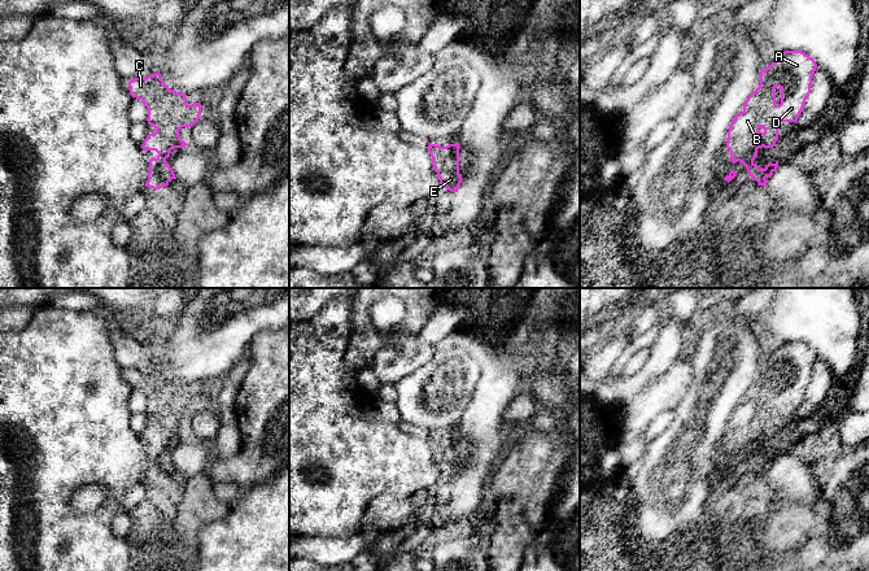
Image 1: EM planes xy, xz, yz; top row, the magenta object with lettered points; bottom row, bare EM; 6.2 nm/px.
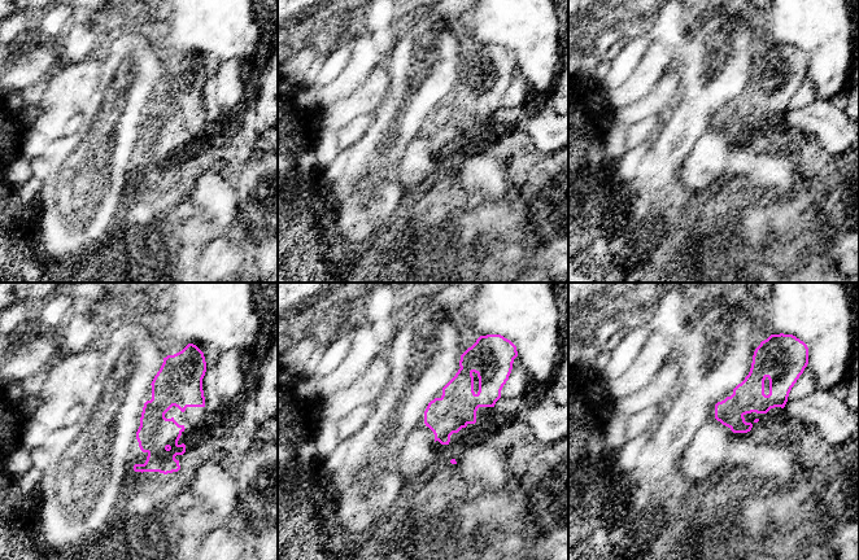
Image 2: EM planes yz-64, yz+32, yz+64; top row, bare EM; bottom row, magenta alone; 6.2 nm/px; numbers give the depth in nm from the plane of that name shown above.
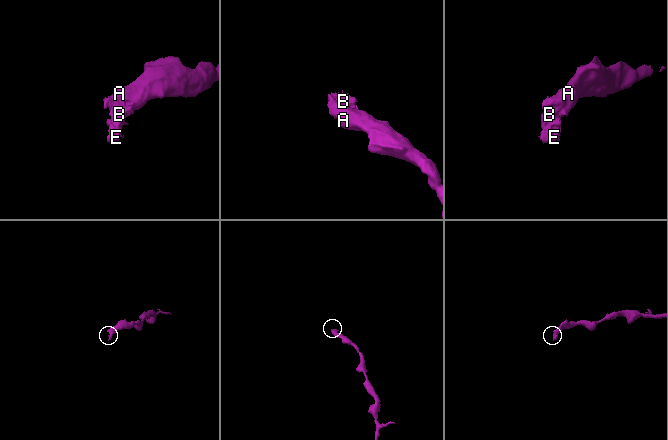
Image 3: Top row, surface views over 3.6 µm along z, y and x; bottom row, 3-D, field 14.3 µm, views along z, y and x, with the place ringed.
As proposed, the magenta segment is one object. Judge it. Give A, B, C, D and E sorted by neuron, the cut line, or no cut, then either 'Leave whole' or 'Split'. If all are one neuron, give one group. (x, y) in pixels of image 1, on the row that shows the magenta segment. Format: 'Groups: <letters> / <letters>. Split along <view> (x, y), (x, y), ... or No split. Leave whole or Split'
Groups: A B C D E. No split. Leave whole

